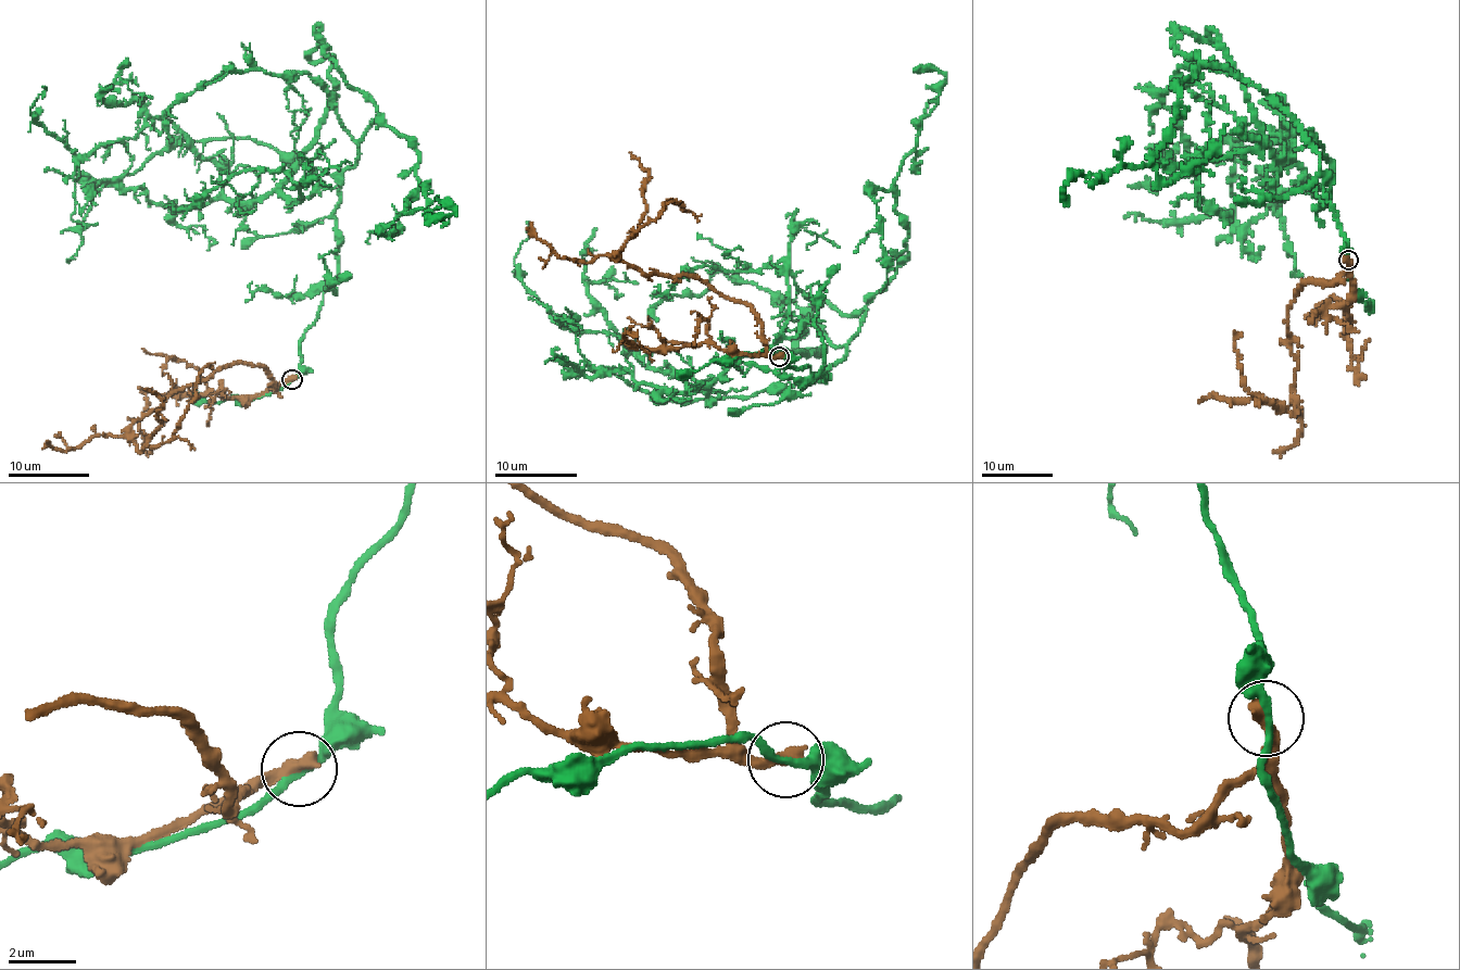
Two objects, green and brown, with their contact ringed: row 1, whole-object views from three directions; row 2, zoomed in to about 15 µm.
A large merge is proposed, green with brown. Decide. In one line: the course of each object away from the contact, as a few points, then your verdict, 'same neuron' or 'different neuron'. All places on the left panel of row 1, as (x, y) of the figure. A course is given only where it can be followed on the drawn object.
green runs (292, 379), (337, 274), (339, 185), (234, 139), (221, 192), (297, 202), (300, 183), (243, 168), (168, 202); brown runs (292, 379), (274, 389), (262, 367), (219, 369), (131, 426), (136, 448), (171, 440), (211, 368); different neuron

